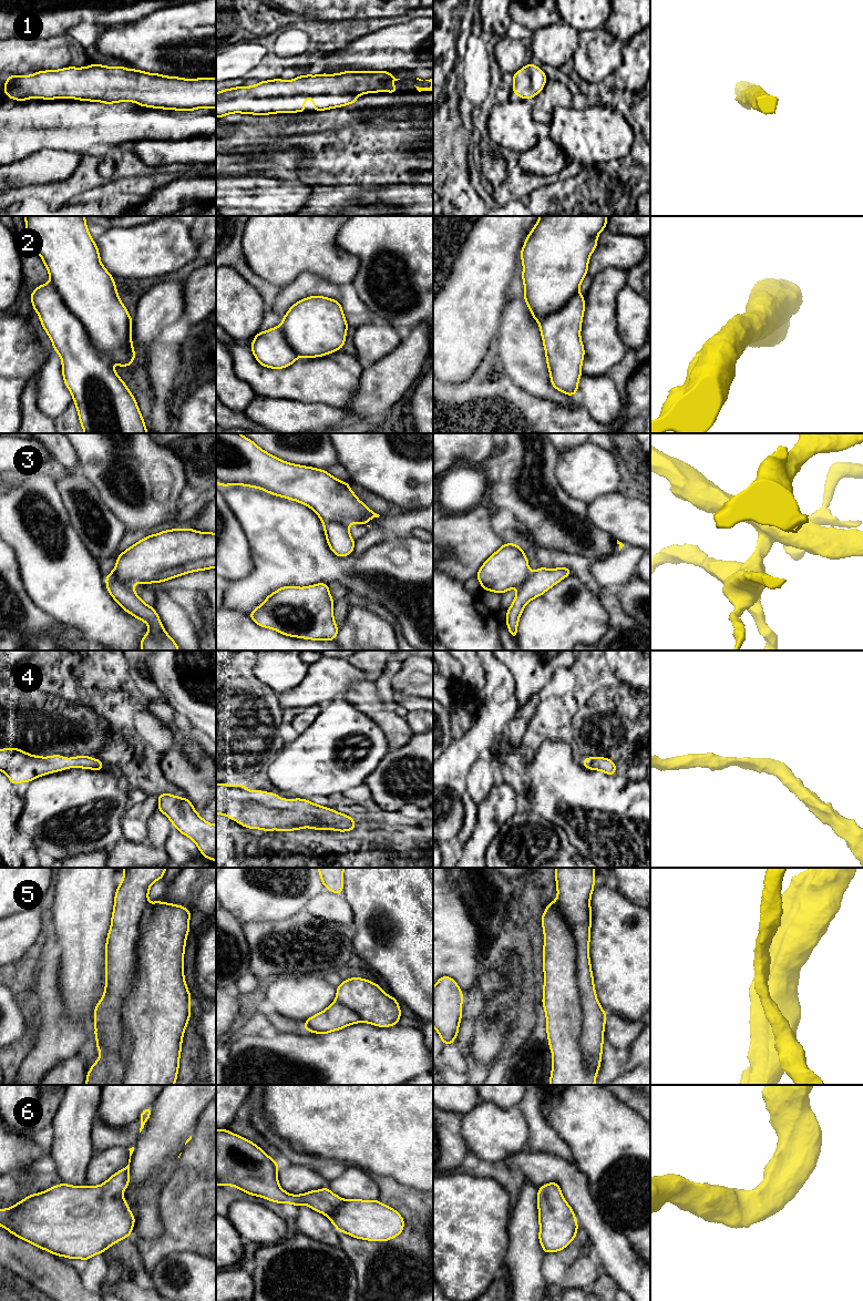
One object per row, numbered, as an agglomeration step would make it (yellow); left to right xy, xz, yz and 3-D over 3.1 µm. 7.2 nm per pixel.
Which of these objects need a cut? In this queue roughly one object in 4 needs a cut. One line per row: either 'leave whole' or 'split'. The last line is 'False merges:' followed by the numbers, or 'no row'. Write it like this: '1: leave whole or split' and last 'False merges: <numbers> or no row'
1: leave whole
2: leave whole
3: split
4: leave whole
5: leave whole
6: leave whole
False merges: 3

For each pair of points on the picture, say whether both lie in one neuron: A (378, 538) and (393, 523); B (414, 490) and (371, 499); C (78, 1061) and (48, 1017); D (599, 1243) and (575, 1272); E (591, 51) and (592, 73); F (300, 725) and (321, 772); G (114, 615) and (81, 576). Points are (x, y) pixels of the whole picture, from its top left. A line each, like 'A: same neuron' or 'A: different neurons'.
A: different neurons
B: different neurons
C: different neurons
D: different neurons
E: same neuron
F: different neurons
G: same neuron

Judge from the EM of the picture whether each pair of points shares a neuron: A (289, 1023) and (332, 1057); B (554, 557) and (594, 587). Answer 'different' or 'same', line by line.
A: different
B: same

